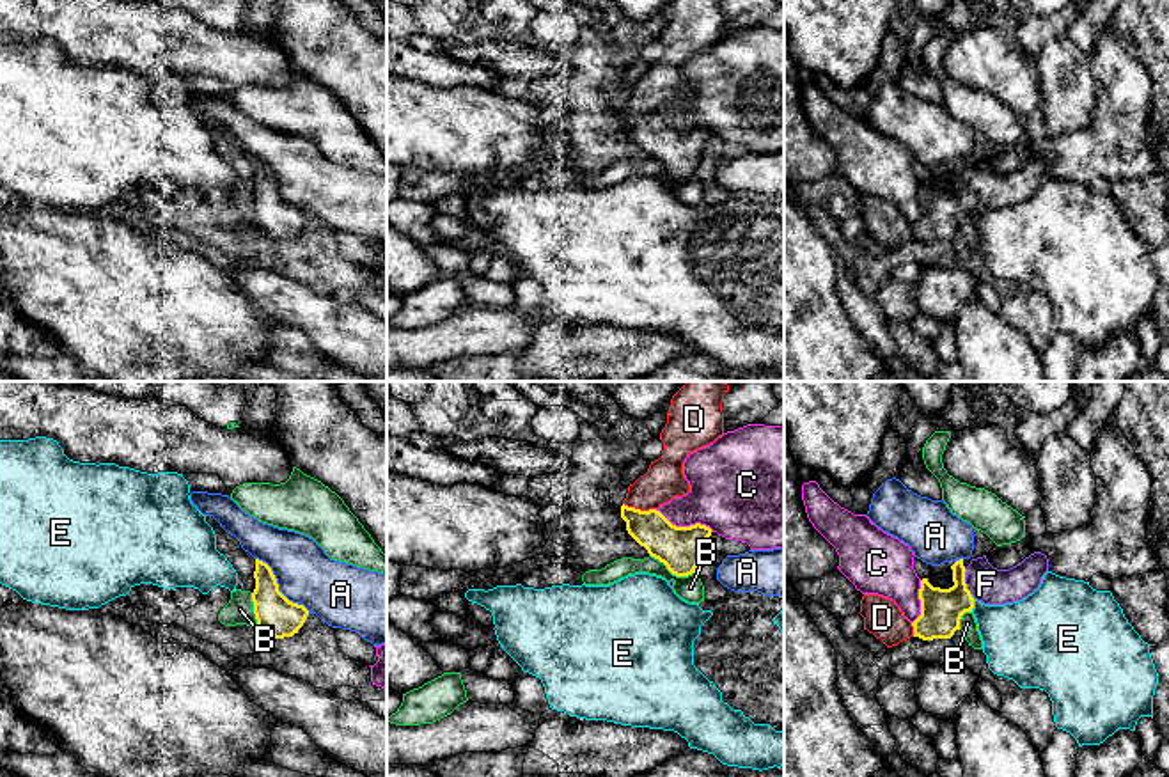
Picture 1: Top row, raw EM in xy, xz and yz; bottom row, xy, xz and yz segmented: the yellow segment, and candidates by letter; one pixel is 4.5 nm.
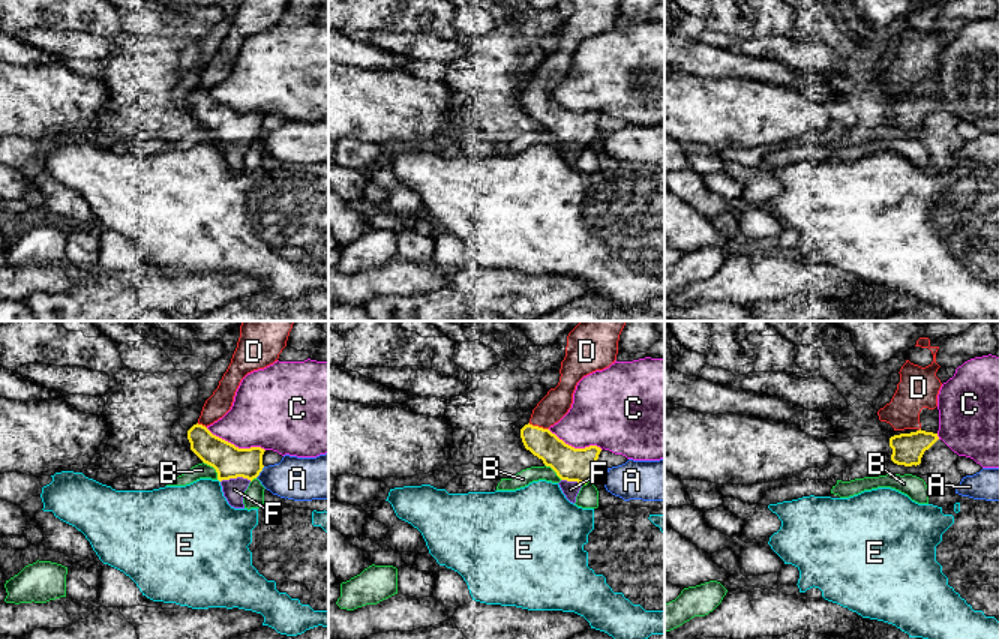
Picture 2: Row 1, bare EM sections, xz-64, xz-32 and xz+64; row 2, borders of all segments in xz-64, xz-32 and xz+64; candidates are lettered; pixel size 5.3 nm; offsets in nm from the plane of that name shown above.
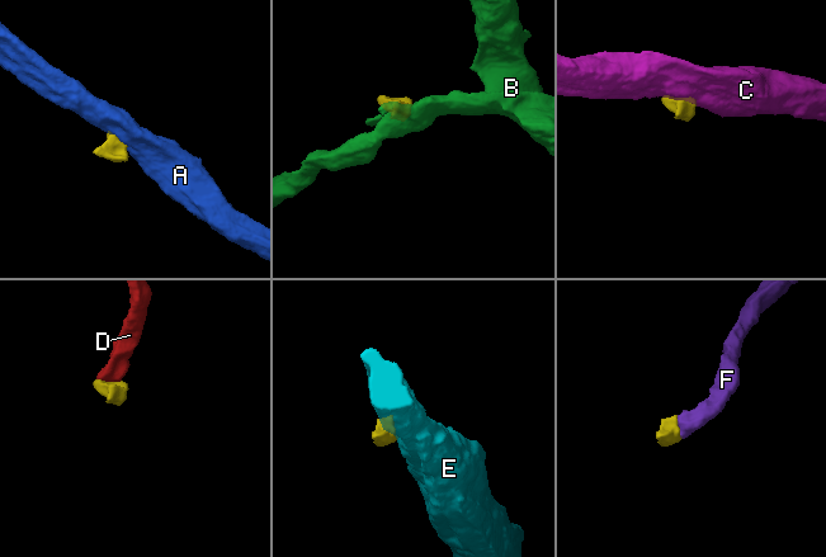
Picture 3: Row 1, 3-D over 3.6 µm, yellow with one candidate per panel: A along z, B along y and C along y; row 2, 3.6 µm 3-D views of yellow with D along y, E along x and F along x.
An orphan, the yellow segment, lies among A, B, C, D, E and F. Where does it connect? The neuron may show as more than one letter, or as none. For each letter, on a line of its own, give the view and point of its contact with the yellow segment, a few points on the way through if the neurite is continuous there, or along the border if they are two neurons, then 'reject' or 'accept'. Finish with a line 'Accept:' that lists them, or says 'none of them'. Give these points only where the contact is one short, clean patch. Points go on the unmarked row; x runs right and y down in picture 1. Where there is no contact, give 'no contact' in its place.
A: meets yellow in xy at (277, 190); border along xy (256, 160), (270, 171), (277, 190), (309, 215); reject
B: meets yellow in xz at (673, 176); border along xz (650, 156), (676, 178), (694, 176); reject
C: meets yellow in xz at (683, 130); border along xz (655, 112), (676, 128), (705, 126), (712, 133); reject
D: meets yellow in xz at (639, 112); runs through xz (678, 151), (639, 112), (664, 82); accept
E: meets yellow in yz at (972, 206); border along yz (971, 199), (972, 213); reject
F: meets yellow in yz at (964, 185); runs through yz (941, 211), (964, 185), (985, 185), (990, 188); accept
Accept: D, F

